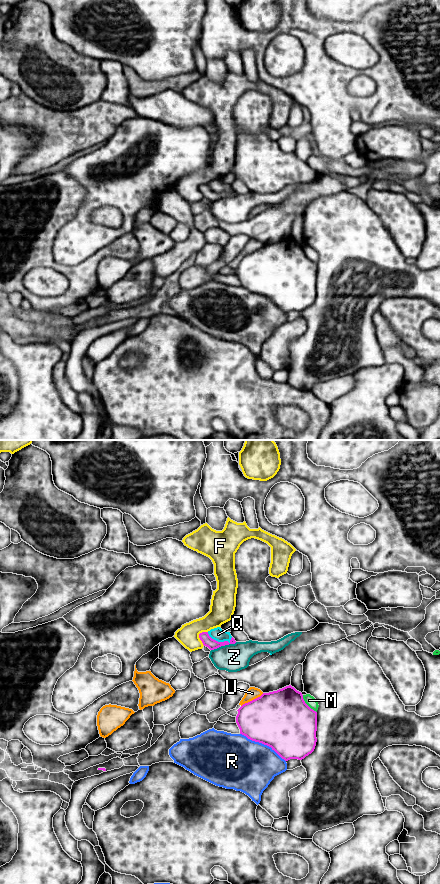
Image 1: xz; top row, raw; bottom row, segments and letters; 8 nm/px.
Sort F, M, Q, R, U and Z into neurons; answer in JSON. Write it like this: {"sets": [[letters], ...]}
{"sets": [["F"], ["M"], ["Q", "R"], ["U"], ["Z"]]}

